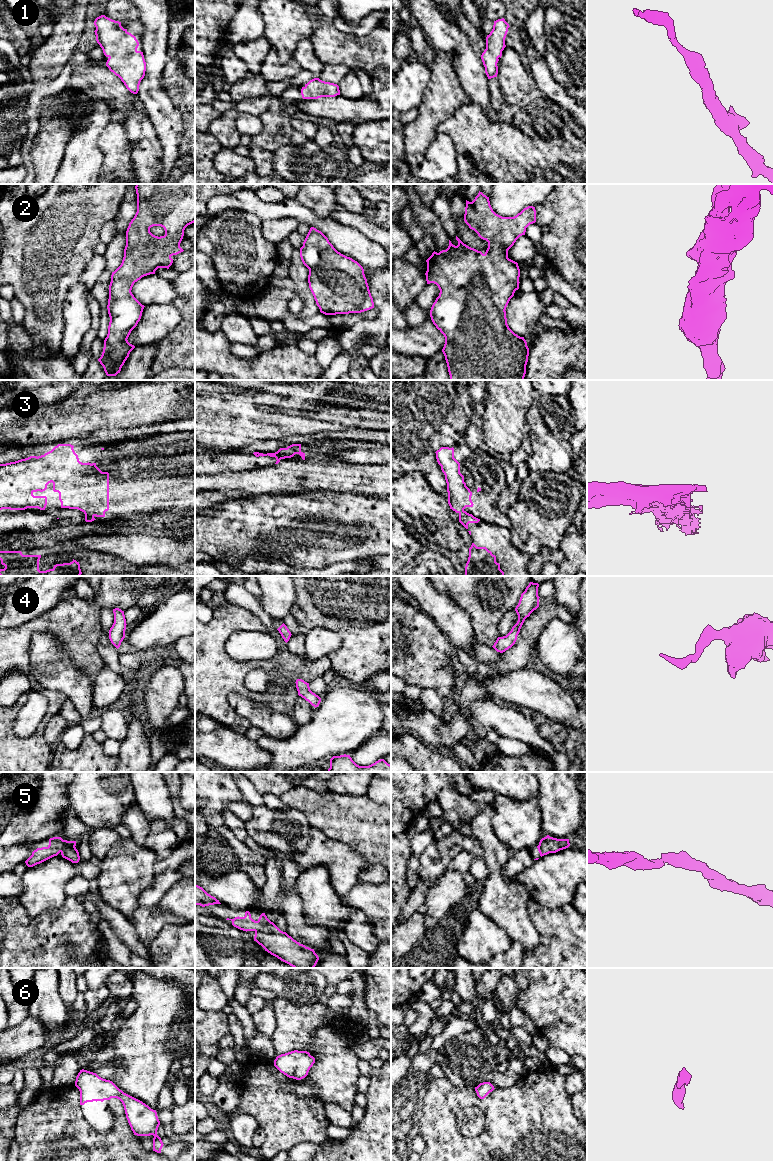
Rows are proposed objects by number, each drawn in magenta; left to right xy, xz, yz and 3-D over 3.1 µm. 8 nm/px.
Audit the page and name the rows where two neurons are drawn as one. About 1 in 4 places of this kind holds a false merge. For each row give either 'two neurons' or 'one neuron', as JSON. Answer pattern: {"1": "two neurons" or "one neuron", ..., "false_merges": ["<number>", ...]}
{"1": "one neuron", "2": "one neuron", "3": "two neurons", "4": "one neuron", "5": "one neuron", "6": "one neuron", "false_merges": ["3"]}

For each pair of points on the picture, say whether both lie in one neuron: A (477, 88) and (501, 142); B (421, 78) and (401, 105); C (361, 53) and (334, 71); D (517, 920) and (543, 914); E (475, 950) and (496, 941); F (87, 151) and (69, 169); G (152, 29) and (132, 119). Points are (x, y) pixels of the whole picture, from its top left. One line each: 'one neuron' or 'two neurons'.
A: two neurons
B: one neuron
C: two neurons
D: two neurons
E: one neuron
F: one neuron
G: two neurons

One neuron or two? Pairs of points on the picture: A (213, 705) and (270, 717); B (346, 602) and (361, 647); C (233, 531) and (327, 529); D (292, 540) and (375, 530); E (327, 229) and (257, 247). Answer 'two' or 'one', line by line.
A: two
B: one
C: one
D: one
E: two

